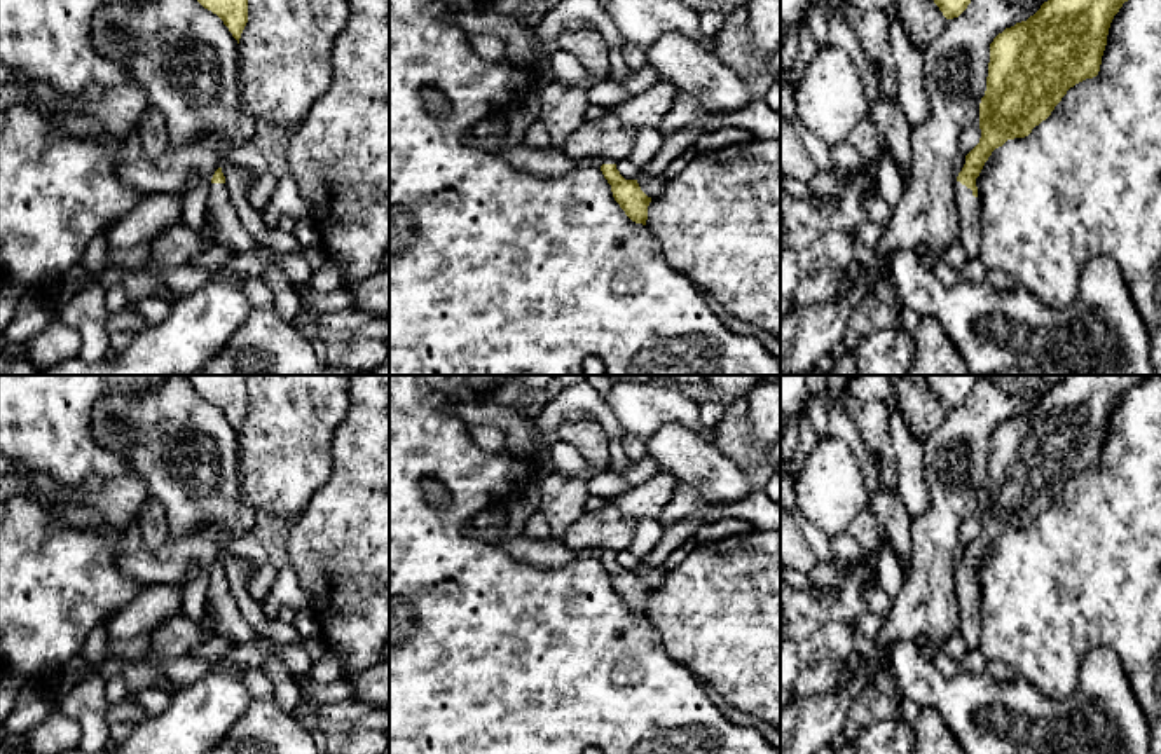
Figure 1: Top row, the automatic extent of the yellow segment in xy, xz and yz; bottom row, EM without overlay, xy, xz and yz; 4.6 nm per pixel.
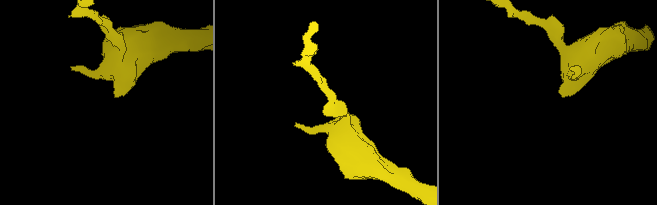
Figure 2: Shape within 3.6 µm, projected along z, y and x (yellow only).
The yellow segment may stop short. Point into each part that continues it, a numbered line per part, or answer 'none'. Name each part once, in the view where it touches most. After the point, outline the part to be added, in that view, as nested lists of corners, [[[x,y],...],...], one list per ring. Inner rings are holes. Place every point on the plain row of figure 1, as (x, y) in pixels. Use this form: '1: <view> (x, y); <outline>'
1: yz (969, 629); [[[957,572],[957,599],[960,625],[958,634],[962,635],[967,649],[979,646],[981,623],[978,614],[979,588],[972,586],[972,581]]]

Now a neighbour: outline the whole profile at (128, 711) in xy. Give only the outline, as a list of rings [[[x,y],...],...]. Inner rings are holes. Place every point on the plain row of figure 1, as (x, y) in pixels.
[[[131,698],[117,705],[110,705],[106,712],[110,726],[117,723],[141,724],[148,719],[150,716]]]

